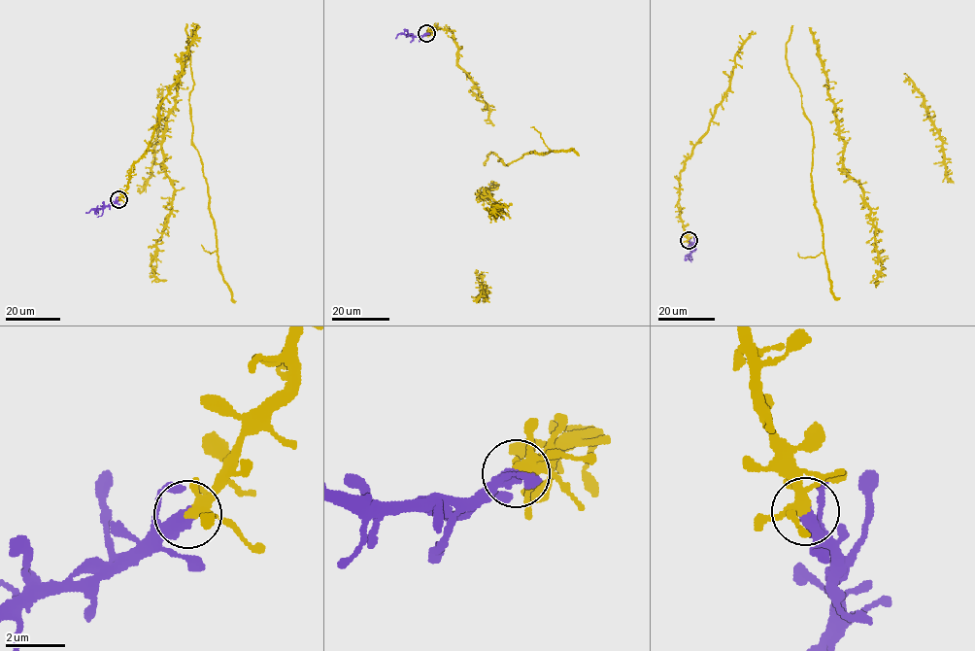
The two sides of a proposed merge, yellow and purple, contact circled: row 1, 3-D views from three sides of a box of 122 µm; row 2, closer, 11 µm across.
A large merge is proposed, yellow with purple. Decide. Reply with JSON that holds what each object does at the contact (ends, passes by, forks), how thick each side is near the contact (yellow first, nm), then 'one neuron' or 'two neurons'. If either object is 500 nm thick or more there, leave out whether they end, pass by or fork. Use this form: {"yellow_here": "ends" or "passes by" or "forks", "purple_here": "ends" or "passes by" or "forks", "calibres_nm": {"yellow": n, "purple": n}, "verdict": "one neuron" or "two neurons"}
{"yellow_here": "forks", "purple_here": "ends", "calibres_nm": {"yellow": 240, "purple": 480}, "verdict": "one neuron"}

